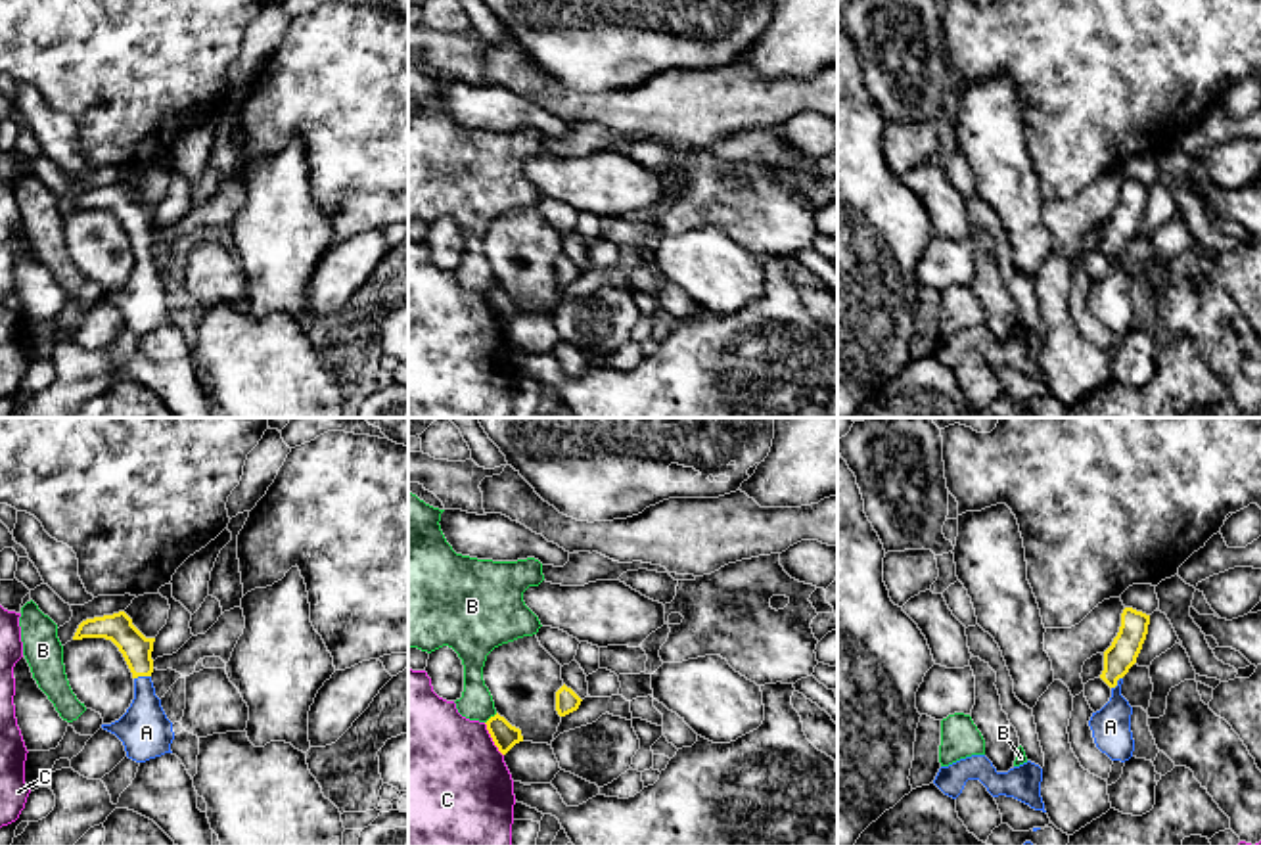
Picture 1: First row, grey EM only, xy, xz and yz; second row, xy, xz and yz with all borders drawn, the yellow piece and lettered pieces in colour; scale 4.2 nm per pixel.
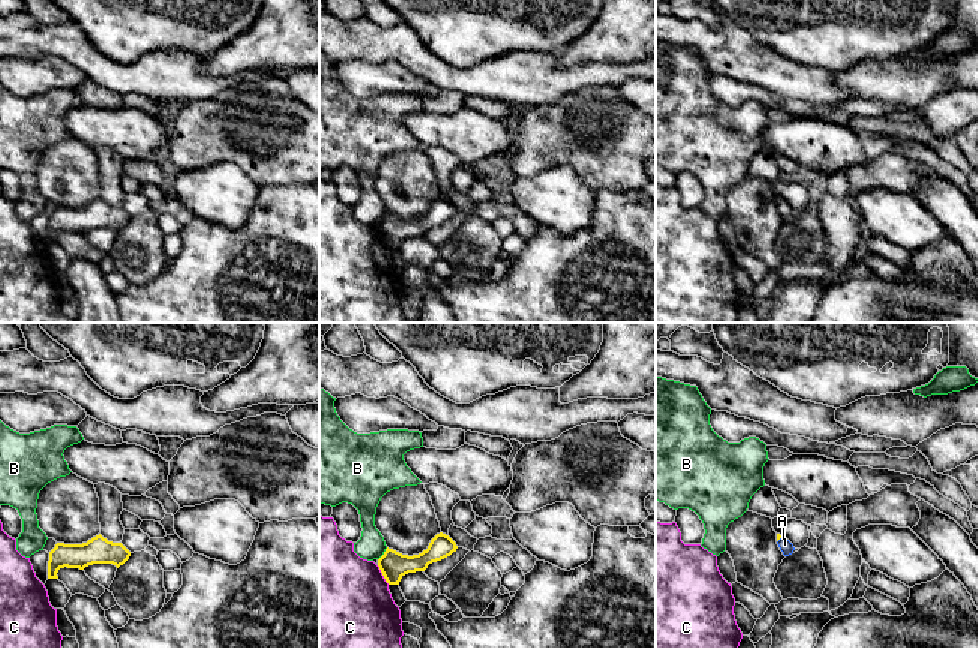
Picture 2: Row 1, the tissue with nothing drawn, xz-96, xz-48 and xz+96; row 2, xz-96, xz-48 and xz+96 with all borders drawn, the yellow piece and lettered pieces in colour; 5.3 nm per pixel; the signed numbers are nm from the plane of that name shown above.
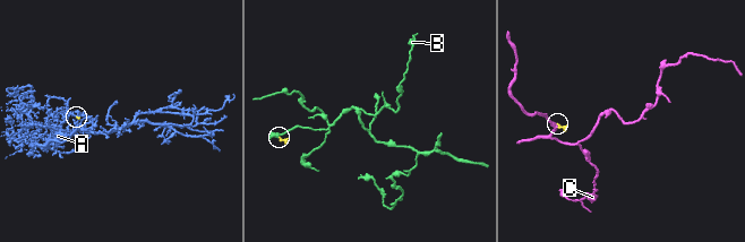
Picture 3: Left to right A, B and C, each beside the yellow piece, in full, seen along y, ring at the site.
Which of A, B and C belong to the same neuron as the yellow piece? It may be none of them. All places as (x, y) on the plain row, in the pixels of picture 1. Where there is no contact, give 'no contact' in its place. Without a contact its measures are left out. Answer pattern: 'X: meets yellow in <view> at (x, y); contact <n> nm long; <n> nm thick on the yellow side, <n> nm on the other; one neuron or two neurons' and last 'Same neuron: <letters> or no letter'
A: meets yellow in xy at (142, 246); contact 70 nm long; 130 nm thick on the yellow side, 220 nm on the other; one neuron
B: meets yellow in xz at (491, 288); contact 70 nm long; 110 nm thick on the yellow side, 140 nm on the other; two neurons
C: meets yellow in xz at (493, 311); contact 170 nm long; 110 nm thick on the yellow side, 500 nm on the other; two neurons
Same neuron: A

